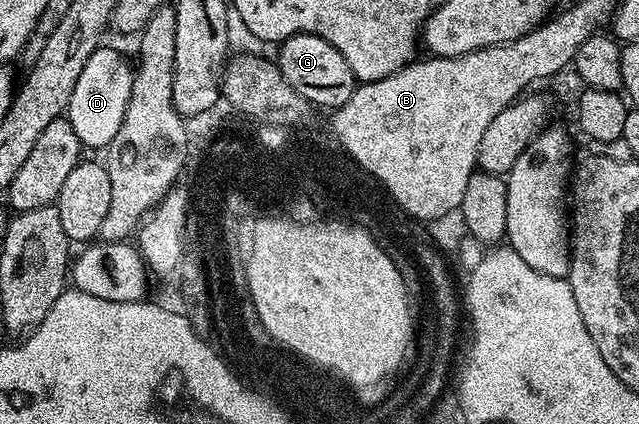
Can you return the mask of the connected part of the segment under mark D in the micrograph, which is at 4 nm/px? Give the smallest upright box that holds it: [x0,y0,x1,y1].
[68,44,134,148]

